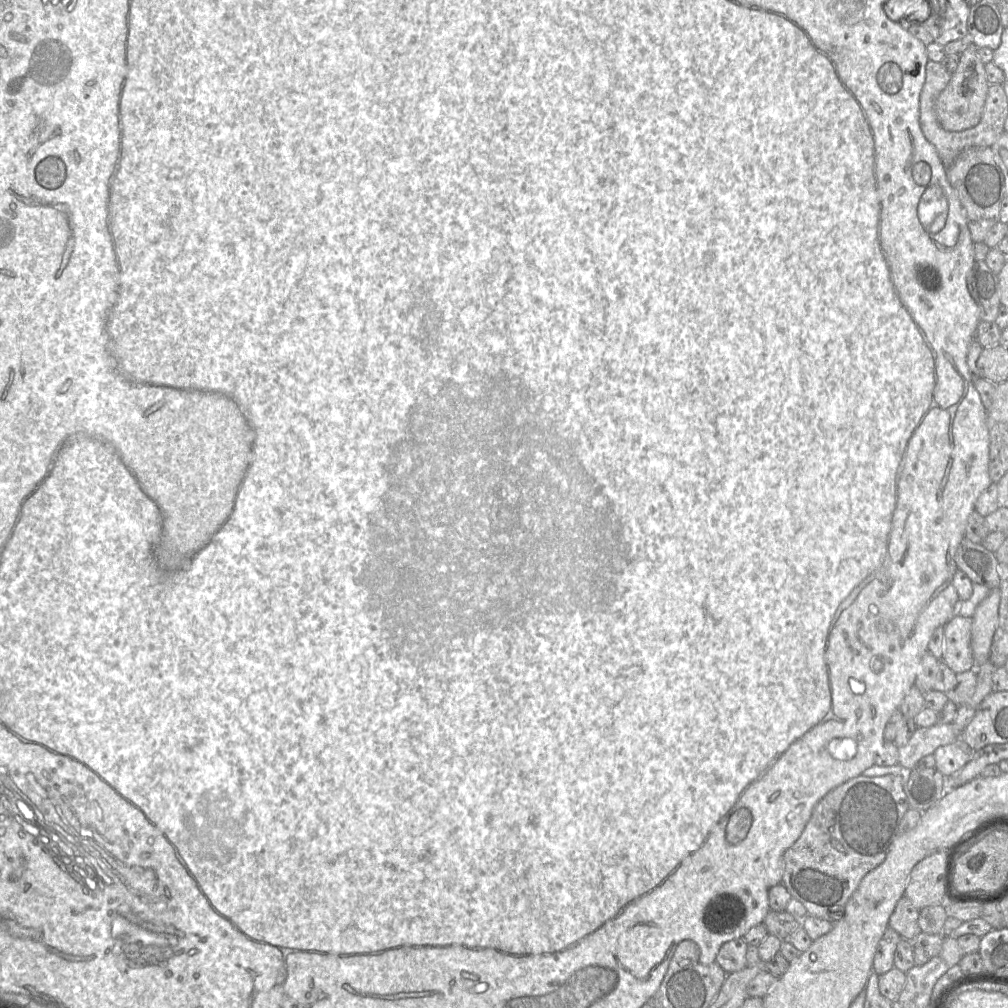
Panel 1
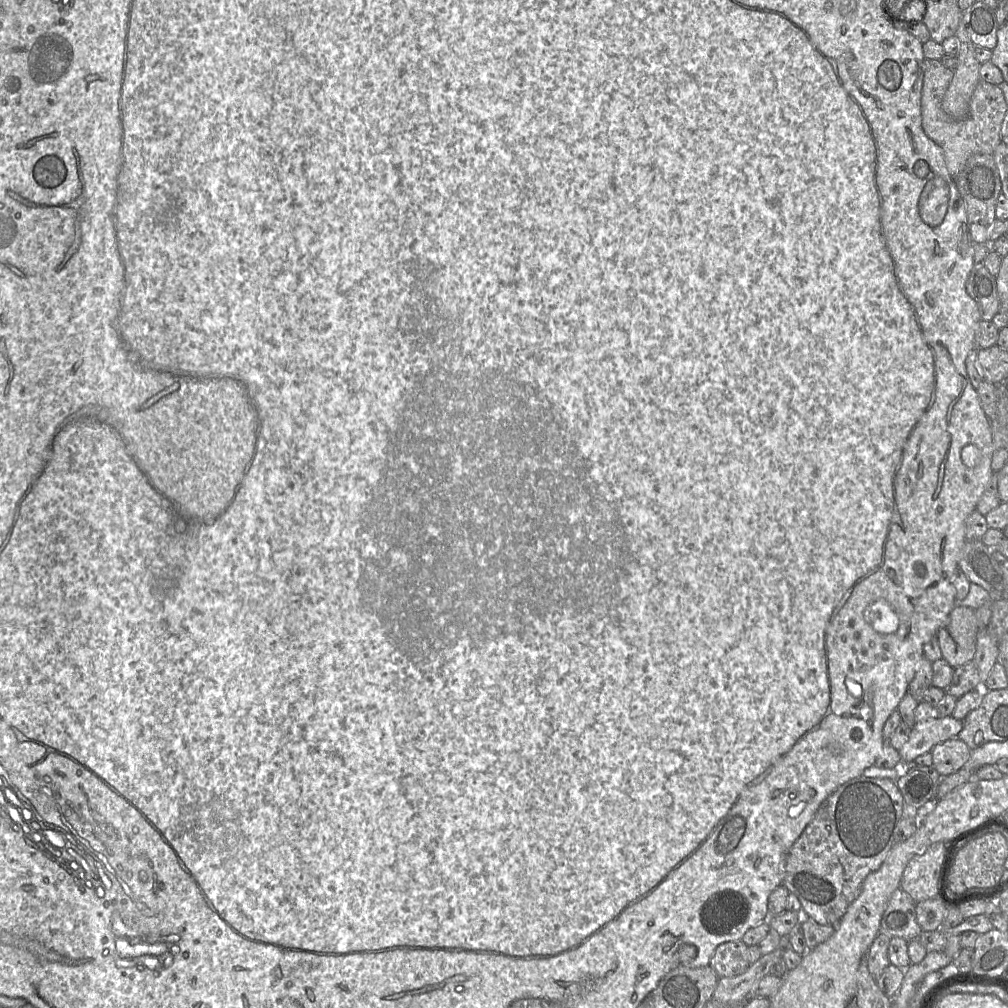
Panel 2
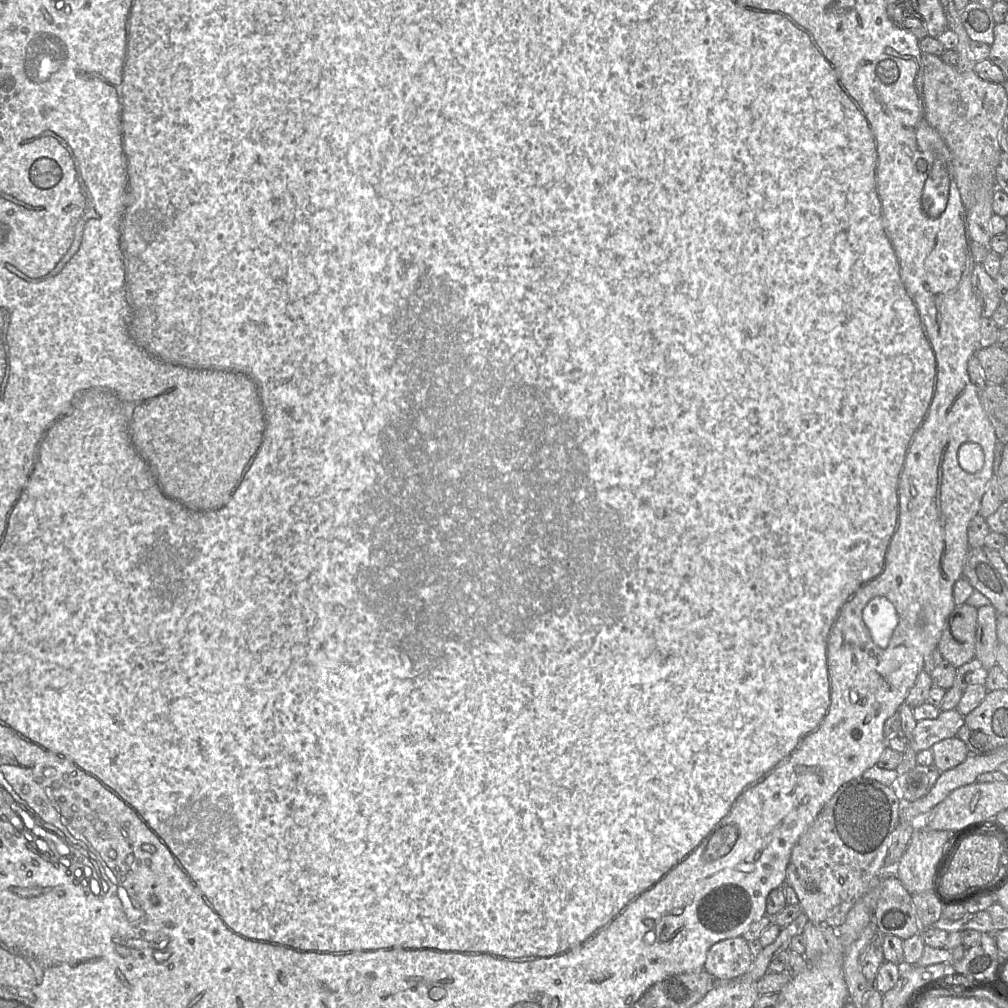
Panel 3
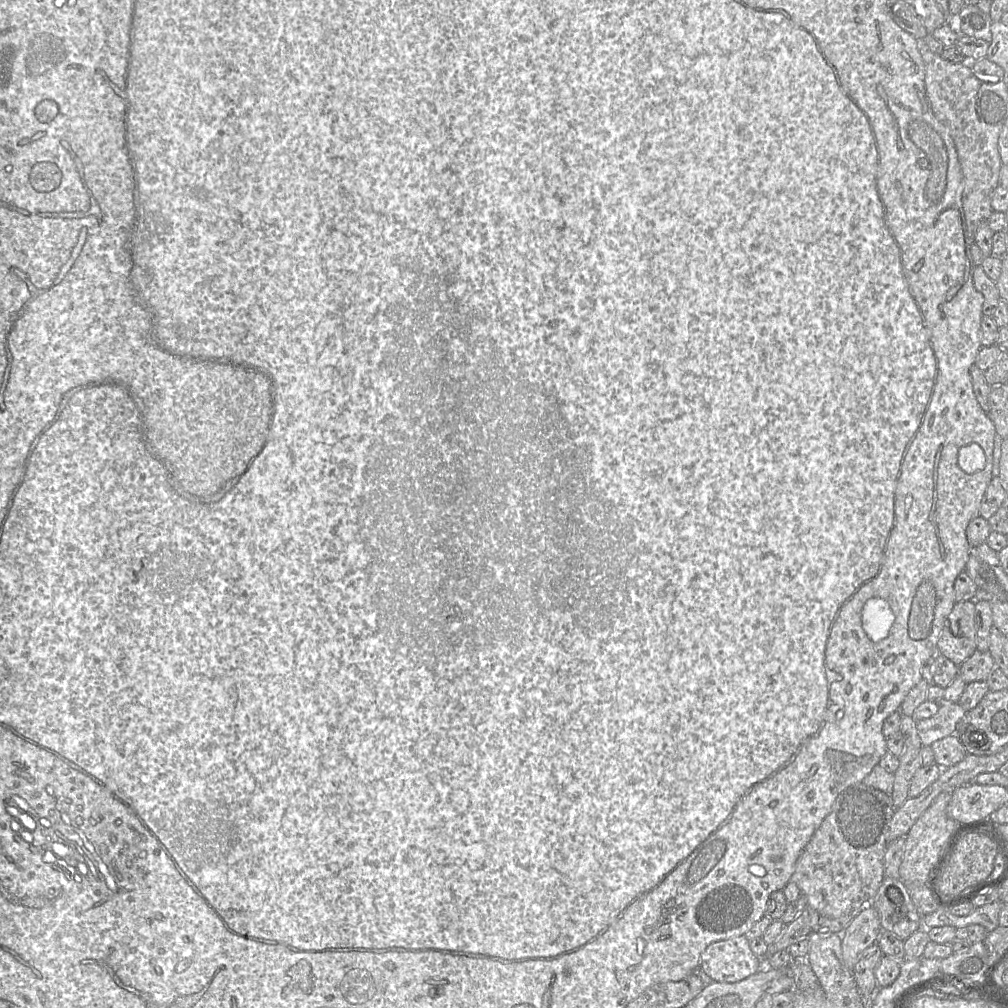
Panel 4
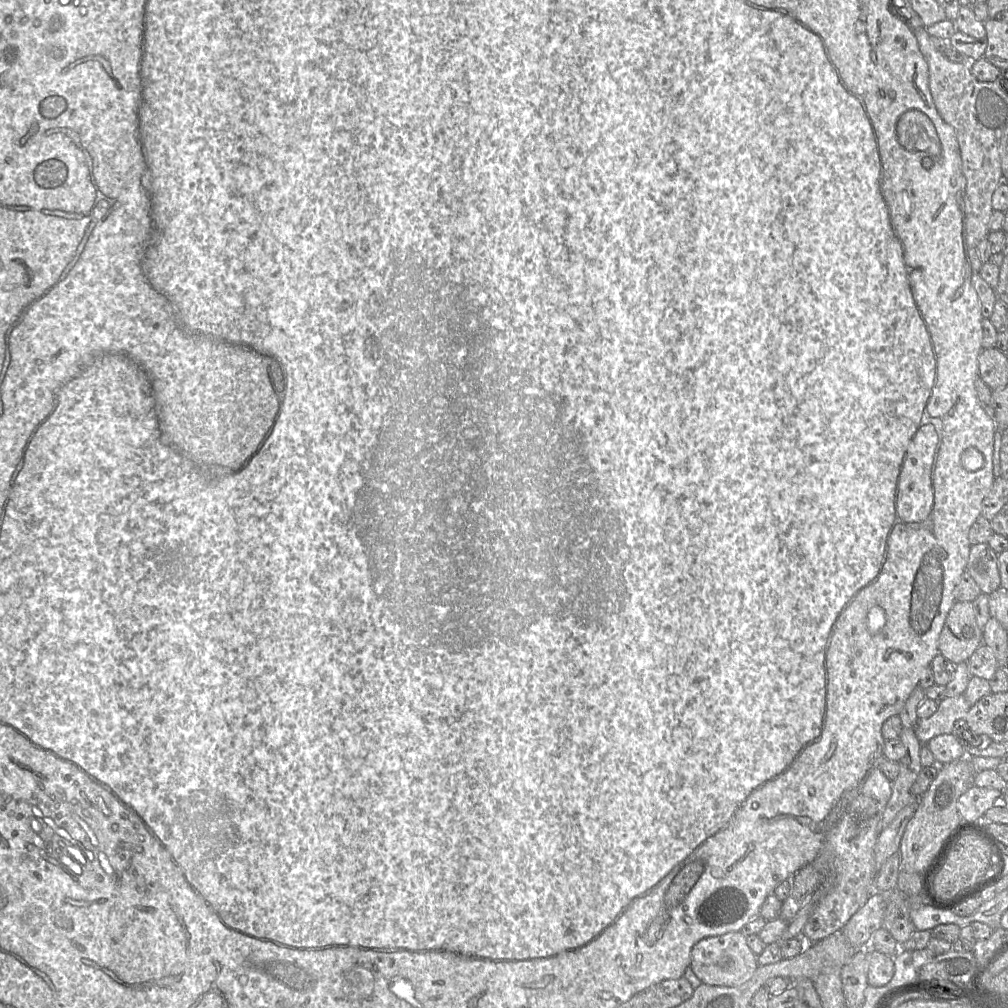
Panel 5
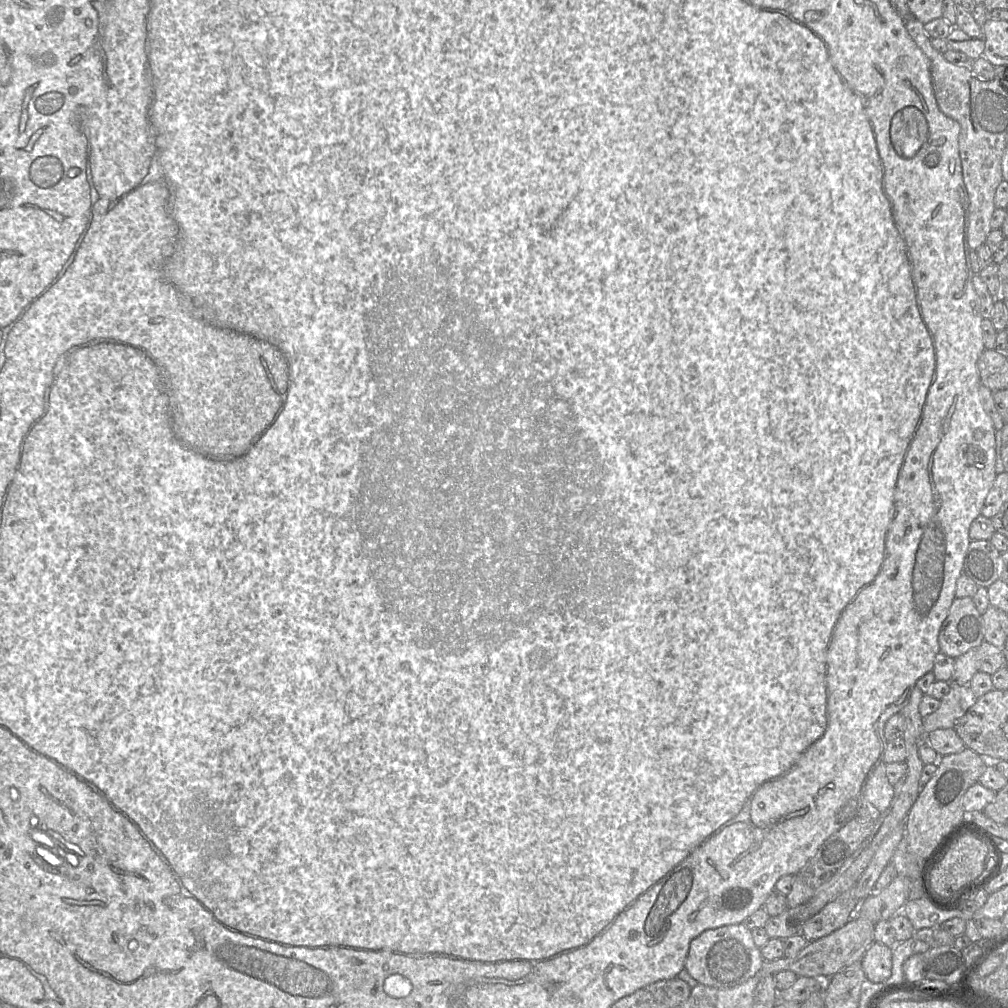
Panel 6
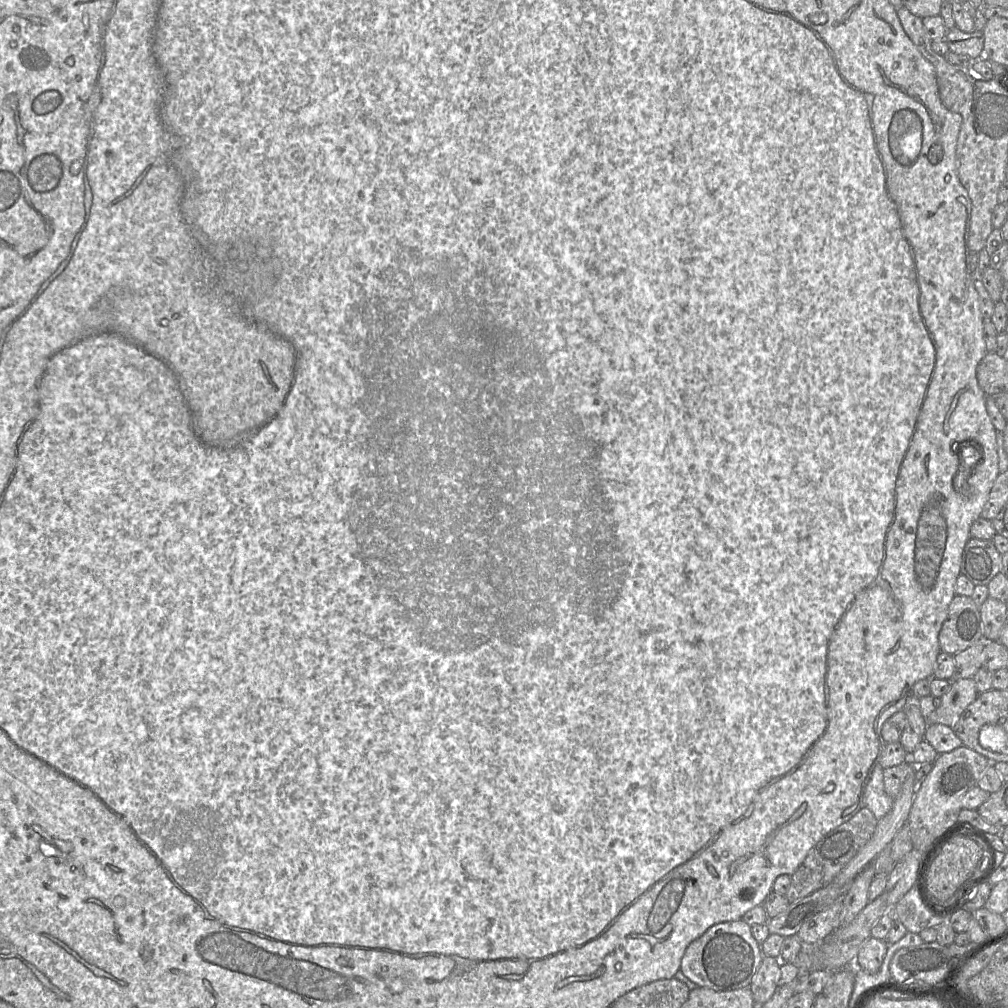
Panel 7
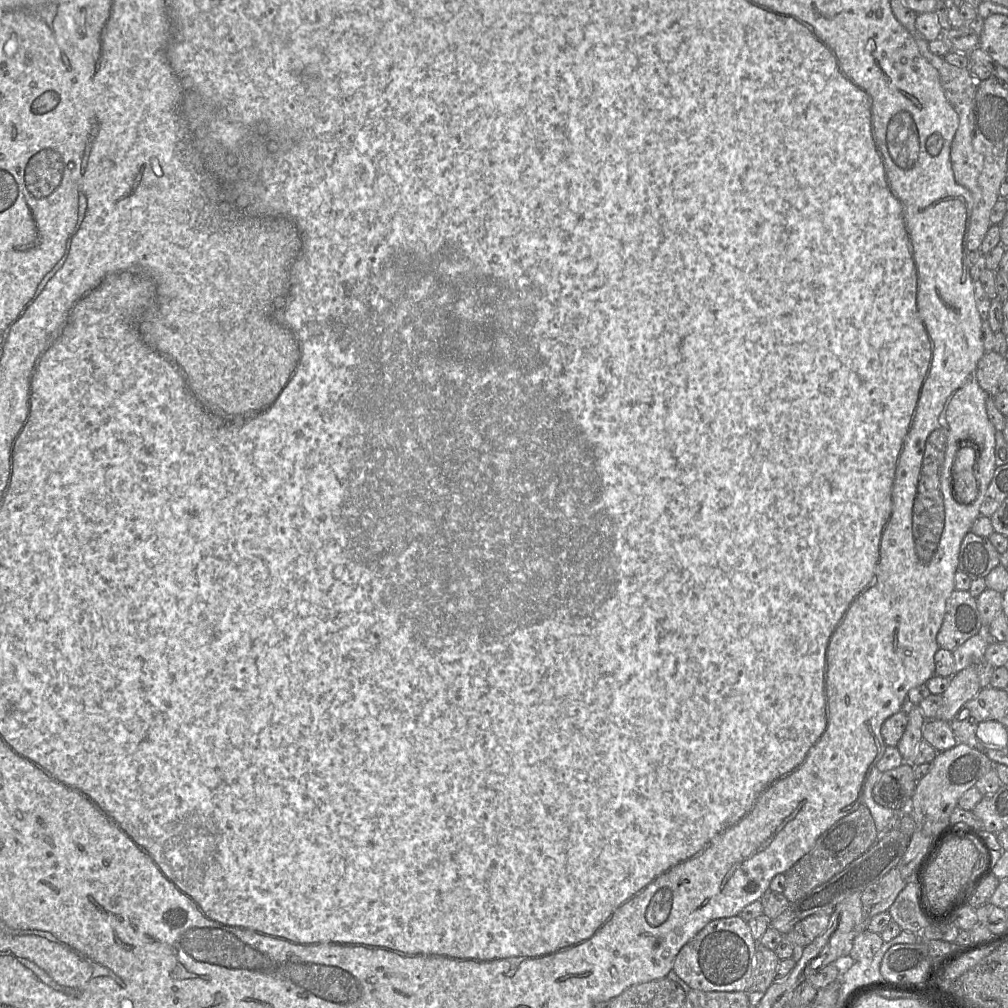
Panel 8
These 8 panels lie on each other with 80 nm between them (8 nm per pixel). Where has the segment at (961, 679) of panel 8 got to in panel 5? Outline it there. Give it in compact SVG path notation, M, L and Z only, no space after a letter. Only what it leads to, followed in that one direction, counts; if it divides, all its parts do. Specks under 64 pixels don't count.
M964 695L946 696L939 701L938 710L933 715L919 719L914 728L917 738L927 744L938 735L953 733L955 722L964 718L971 706Z

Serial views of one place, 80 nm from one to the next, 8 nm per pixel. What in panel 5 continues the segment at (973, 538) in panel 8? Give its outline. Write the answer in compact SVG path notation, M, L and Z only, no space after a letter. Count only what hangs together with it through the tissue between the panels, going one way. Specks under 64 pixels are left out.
M978 543L970 549L966 570L987 595L1001 587L998 555L989 543Z

